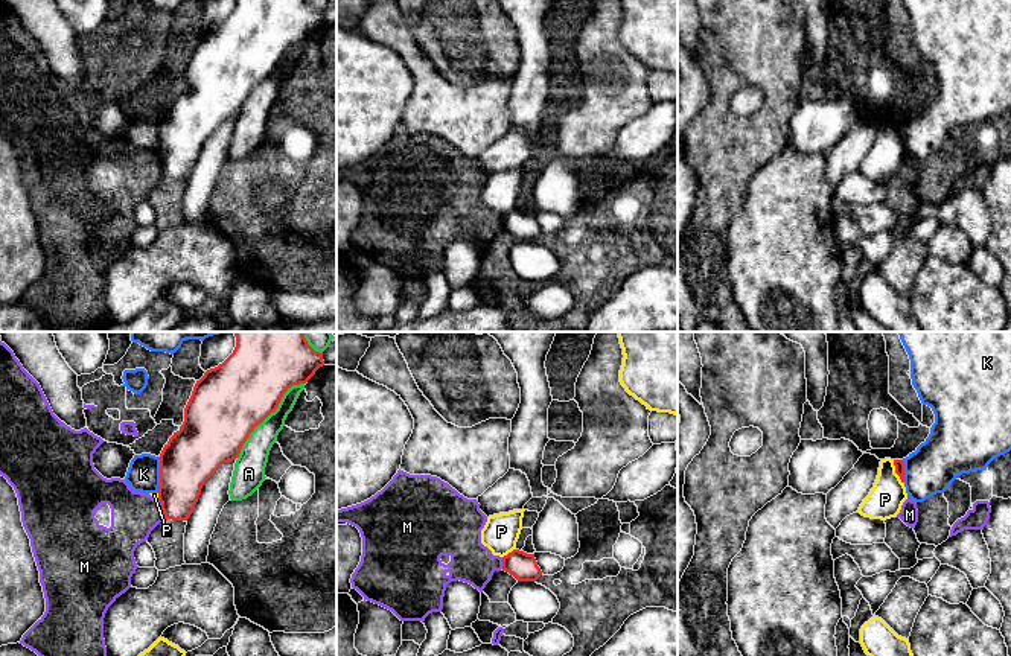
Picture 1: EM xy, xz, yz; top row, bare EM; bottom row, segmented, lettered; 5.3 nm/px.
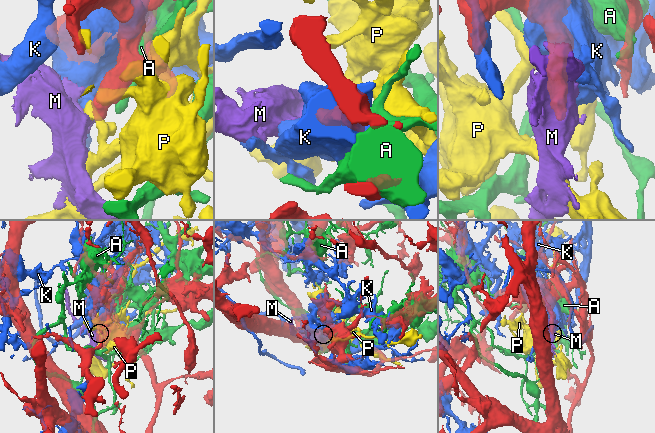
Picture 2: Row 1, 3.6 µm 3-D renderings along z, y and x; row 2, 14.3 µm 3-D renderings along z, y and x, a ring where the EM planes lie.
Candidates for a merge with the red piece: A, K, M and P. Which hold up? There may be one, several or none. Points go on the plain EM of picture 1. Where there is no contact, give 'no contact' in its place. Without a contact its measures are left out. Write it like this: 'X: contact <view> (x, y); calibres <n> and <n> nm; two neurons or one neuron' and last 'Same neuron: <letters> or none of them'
A: contact xy (267, 75); calibres 380 and 150 nm; two neurons
K: contact xy (160, 134); calibres 300 and 180 nm; two neurons
M: contact xy (162, 168); calibres 260 and 240 nm; two neurons
P: contact yz (896, 131); calibres 50 and 190 nm; two neurons
Same neuron: none of them

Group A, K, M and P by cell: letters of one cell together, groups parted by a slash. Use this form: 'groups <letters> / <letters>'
groups A / K / M / P

